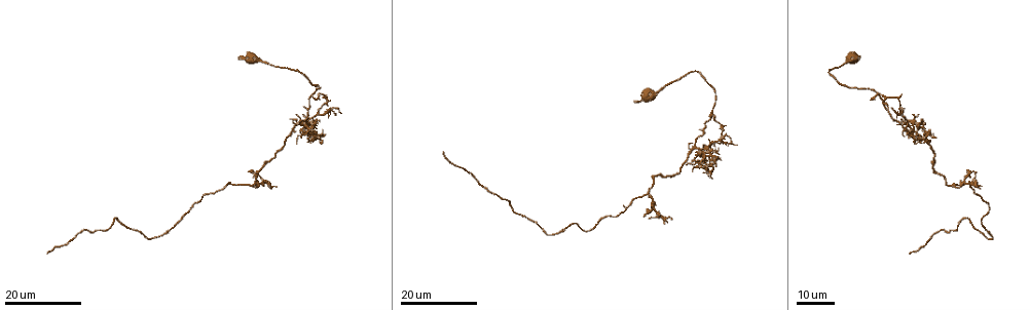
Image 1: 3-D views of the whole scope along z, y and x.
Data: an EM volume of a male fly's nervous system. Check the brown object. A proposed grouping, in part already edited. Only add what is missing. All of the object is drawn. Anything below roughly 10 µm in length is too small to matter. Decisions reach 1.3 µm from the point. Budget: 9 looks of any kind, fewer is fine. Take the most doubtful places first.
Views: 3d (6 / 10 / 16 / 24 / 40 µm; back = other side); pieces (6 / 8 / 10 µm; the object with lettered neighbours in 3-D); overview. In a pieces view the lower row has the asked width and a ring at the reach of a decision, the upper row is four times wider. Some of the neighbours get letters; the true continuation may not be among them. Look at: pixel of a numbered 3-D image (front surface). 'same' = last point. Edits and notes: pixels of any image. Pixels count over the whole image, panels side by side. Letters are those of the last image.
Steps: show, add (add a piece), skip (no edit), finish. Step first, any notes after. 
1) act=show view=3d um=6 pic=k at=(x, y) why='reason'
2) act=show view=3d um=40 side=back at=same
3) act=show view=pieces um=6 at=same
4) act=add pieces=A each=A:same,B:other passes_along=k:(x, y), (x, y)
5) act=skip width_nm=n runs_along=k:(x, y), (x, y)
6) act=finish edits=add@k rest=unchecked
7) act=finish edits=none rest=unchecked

act=show view=3d um=24 pic=1 at=(444, 150) why='free end'

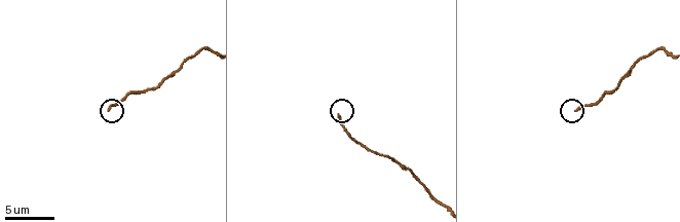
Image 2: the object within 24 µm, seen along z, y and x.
act=show view=pieces um=6 pic=2 at=(339, 116) why='see the neighbours'

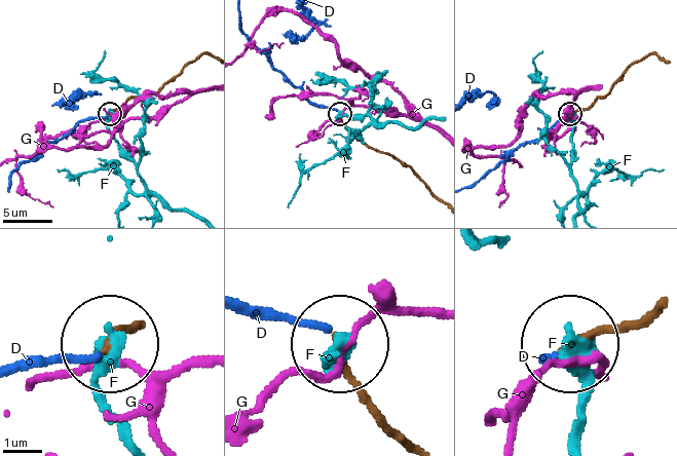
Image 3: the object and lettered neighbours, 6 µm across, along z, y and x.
act=add pieces=D each=D:same,F:other,G:other passes_along=3:(594, 102), (516, 148), (472, 184) found='the neuron continues'

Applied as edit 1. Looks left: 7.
act=show view=3d um=16 pic=1 at=(901, 124) why='branch stops here'

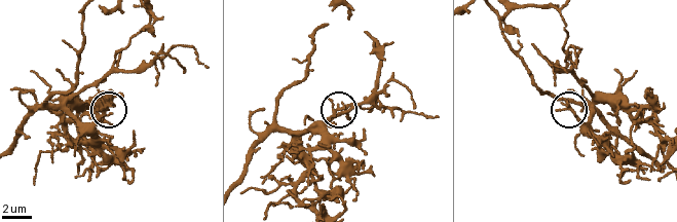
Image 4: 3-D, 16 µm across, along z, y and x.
act=show view=pieces um=10 pic=4 at=(114, 104) why='see the neighbours'

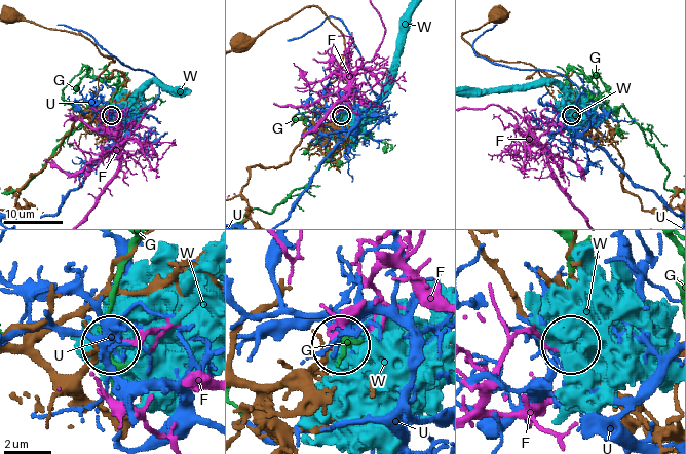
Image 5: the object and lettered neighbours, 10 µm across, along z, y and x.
act=skip each=F:other,G:other,U:other,W:other found='no lettered piece goes on from it'

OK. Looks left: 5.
act=show view=3d um=16 pic=1 at=(314, 99) why='free end'

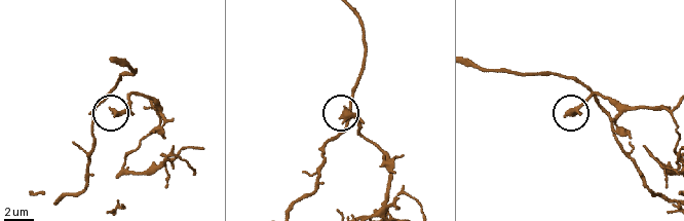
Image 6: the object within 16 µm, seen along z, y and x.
act=show view=pieces um=8 pic=6 at=(567, 113)

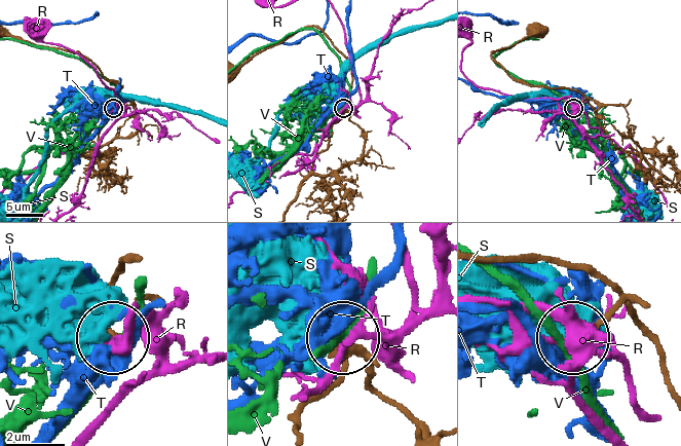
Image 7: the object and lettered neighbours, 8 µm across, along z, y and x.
act=skip each=R:other,S:other,T:other,V:other found='none of them fits'

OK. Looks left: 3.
act=show view=3d um=16 pic=1 at=(326, 106)

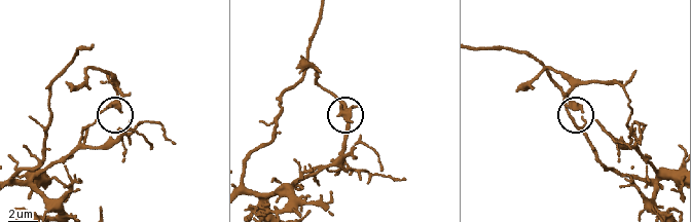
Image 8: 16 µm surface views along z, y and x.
act=show view=pieces um=8 pic=8 at=(351, 121)

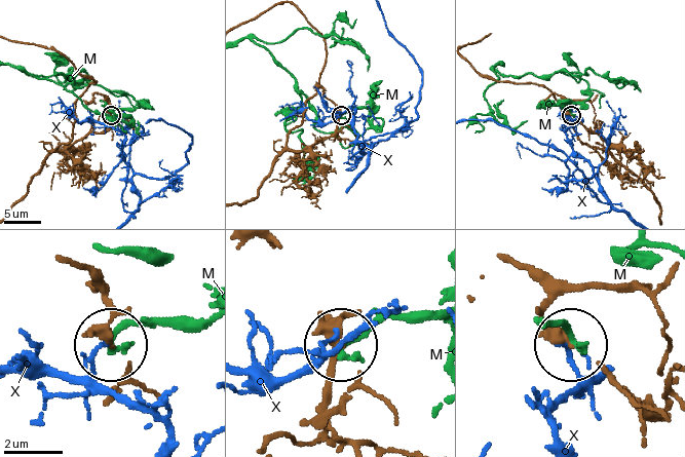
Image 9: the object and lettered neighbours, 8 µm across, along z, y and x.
act=skip each=M:other,X:other found='no lettered piece goes on from it'

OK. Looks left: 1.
act=finish edits=add@3 rest=unchecked

